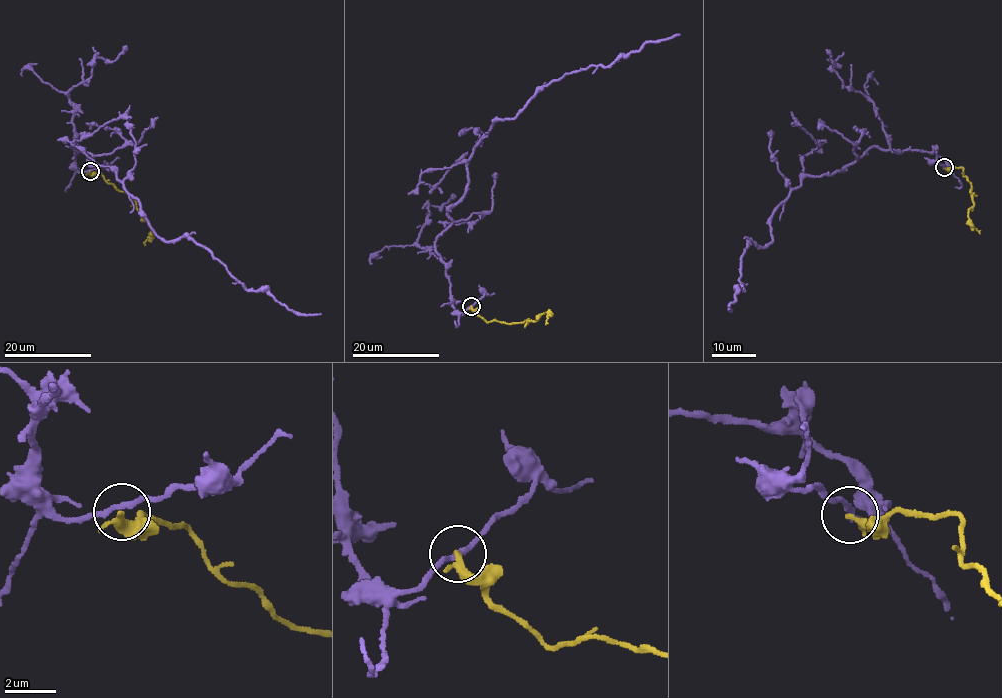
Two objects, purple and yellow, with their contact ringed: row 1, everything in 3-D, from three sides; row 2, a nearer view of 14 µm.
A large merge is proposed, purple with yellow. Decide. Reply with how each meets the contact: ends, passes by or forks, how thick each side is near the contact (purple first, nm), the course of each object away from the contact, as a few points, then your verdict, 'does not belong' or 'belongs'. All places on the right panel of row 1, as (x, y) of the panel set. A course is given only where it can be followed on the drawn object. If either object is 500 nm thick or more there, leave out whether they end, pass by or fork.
purple passes by | yellow ends | 200/320 nm | purple via (944, 167), (870, 147), (806, 176), (772, 239), (745, 249), (728, 308) | yellow via (944, 167), (963, 168), (964, 176), (971, 182), (973, 205), (968, 217), (980, 234) | does not belong

